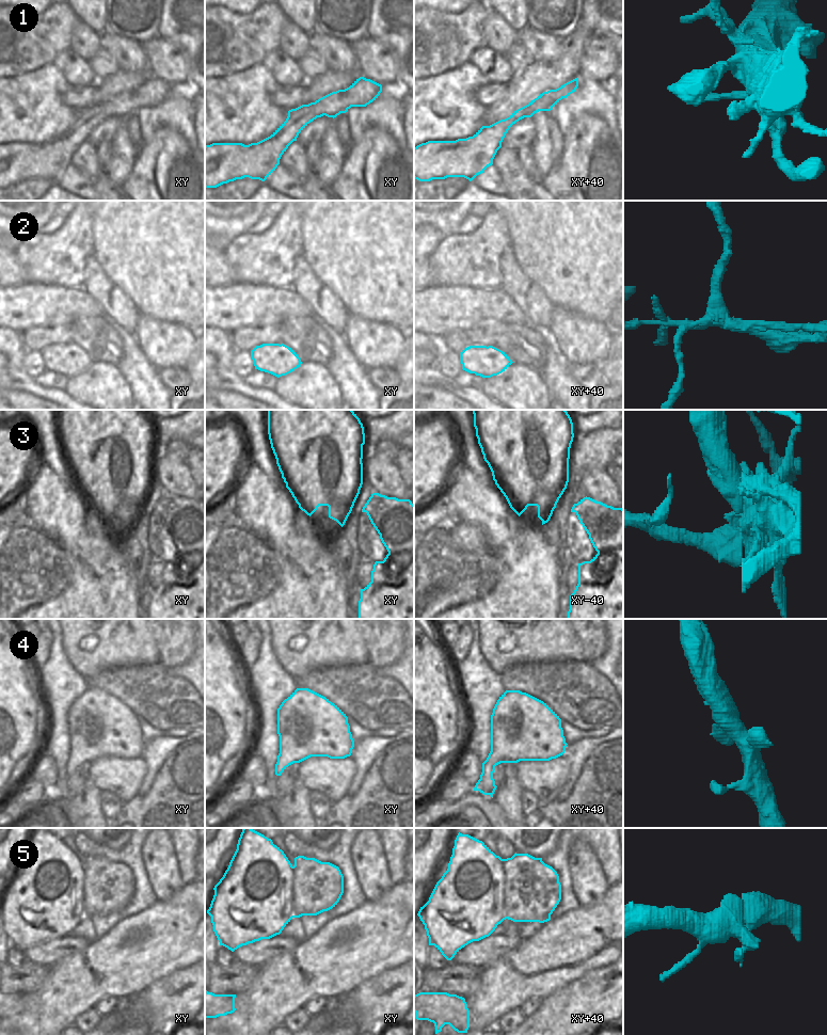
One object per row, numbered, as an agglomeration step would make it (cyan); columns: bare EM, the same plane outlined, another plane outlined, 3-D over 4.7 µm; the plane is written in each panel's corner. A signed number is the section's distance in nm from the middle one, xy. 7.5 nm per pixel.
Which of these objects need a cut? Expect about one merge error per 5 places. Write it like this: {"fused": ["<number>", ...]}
{"fused": ["2", "3"]}

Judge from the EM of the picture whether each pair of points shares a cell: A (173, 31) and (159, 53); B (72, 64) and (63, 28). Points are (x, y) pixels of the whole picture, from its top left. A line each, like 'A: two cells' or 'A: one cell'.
A: two cells
B: two cells

